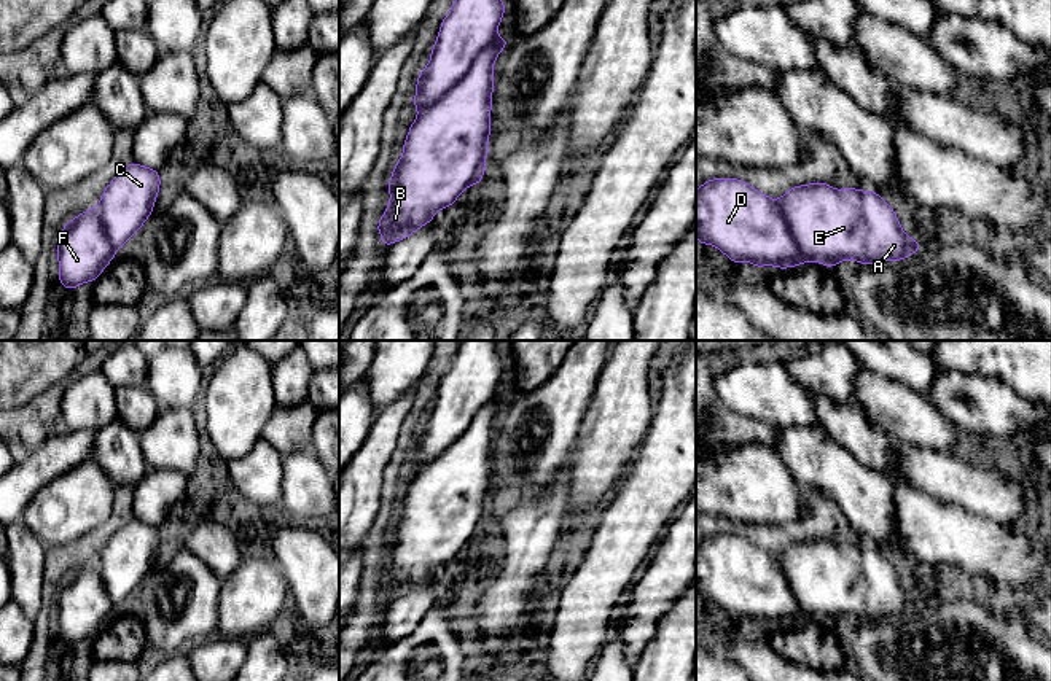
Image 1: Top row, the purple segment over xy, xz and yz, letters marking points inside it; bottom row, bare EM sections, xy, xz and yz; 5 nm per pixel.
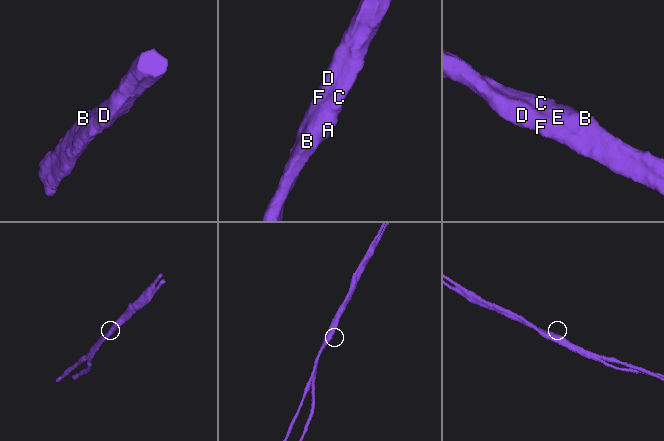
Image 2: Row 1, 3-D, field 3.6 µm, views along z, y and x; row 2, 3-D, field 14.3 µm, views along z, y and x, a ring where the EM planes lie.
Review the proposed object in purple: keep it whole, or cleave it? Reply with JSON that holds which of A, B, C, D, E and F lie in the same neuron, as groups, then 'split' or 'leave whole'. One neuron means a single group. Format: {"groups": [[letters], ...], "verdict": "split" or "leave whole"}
{"groups": [["A", "B", "C", "E"], ["D", "F"]], "verdict": "split"}

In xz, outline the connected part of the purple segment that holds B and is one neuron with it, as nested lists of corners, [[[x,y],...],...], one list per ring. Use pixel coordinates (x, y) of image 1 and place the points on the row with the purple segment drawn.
[[[495,38],[475,59],[467,75],[438,102],[428,105],[411,124],[403,156],[387,181],[390,202],[377,223],[382,245],[408,239],[414,231],[433,221],[438,210],[455,204],[470,185],[481,185],[490,134],[492,67],[508,38]]]

